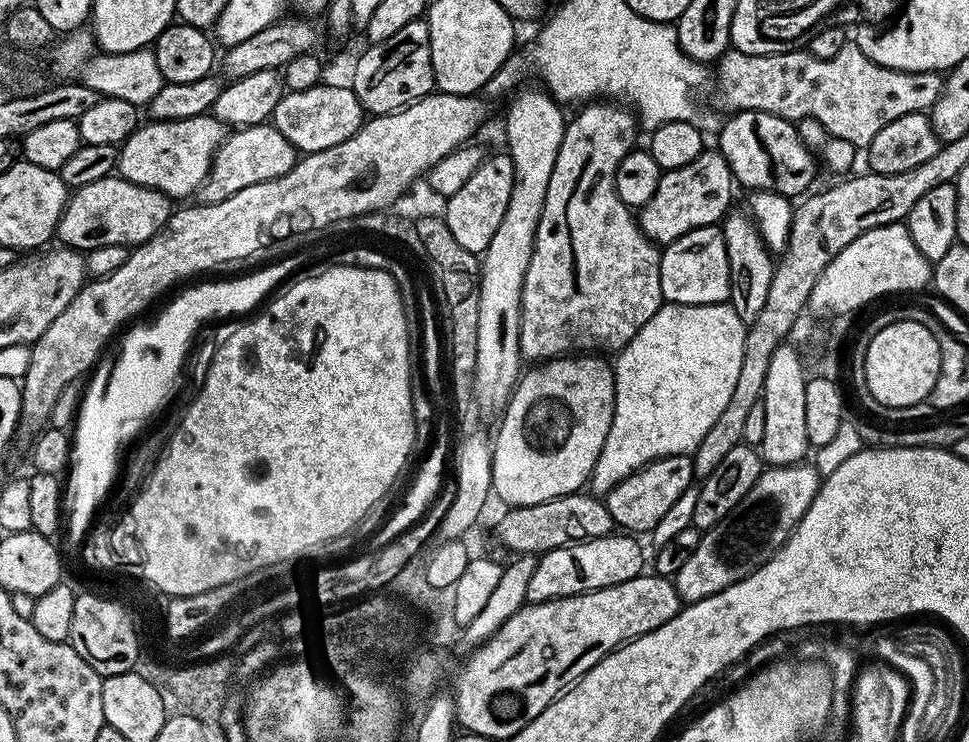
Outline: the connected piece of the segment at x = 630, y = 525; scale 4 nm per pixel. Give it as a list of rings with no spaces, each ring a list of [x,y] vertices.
[[[691,455],[667,456],[661,460],[651,460],[645,468],[639,468],[634,474],[630,474],[607,492],[606,503],[610,510],[610,518],[614,518],[617,529],[623,530],[625,533],[651,533],[652,528],[658,526],[658,521],[668,513],[670,506],[674,506],[674,502],[678,502],[678,498],[682,498],[682,494],[686,494],[686,490],[693,487],[696,479],[697,474]]]

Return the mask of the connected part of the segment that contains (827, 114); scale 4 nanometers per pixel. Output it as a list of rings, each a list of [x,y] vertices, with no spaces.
[[[849,42],[834,54],[834,58],[814,58],[806,50],[779,52],[778,54],[746,54],[729,50],[715,61],[716,68],[716,104],[717,109],[725,108],[725,113],[765,112],[778,118],[786,118],[793,122],[801,120],[817,120],[829,136],[837,136],[850,142],[857,150],[867,149],[870,142],[898,118],[915,112],[927,113],[938,98],[944,85],[944,76],[938,72],[903,72],[890,70],[886,66],[878,66],[855,42]]]

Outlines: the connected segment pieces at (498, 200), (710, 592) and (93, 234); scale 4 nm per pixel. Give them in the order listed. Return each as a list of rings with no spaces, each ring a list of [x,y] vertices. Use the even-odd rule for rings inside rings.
[[[506,154],[489,155],[474,170],[471,178],[464,183],[458,194],[447,197],[448,204],[442,209],[446,226],[465,250],[483,254],[490,246],[490,238],[494,238],[498,226],[502,222],[502,214],[506,214],[506,202],[510,202],[510,190],[514,190],[514,166],[512,159]]]
[[[808,462],[765,467],[758,482],[750,486],[750,494],[746,494],[746,498],[742,498],[742,502],[738,502],[738,506],[734,506],[734,510],[730,510],[726,518],[722,518],[722,522],[718,522],[701,535],[698,550],[694,550],[694,554],[690,554],[690,559],[682,565],[682,570],[678,570],[674,583],[681,601],[684,604],[693,604],[702,598],[710,598],[726,590],[726,586],[734,586],[734,582],[754,574],[754,570],[763,566],[790,538],[790,534],[806,514],[810,502],[814,502],[821,479],[815,467]]]
[[[113,174],[98,182],[90,182],[90,186],[77,188],[69,195],[68,205],[64,207],[64,213],[56,227],[55,239],[61,245],[77,250],[119,244],[144,244],[164,229],[173,211],[173,201],[164,193],[138,186],[119,174]]]

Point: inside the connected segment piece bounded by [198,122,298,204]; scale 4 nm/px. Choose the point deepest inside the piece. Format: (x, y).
(247, 156)

